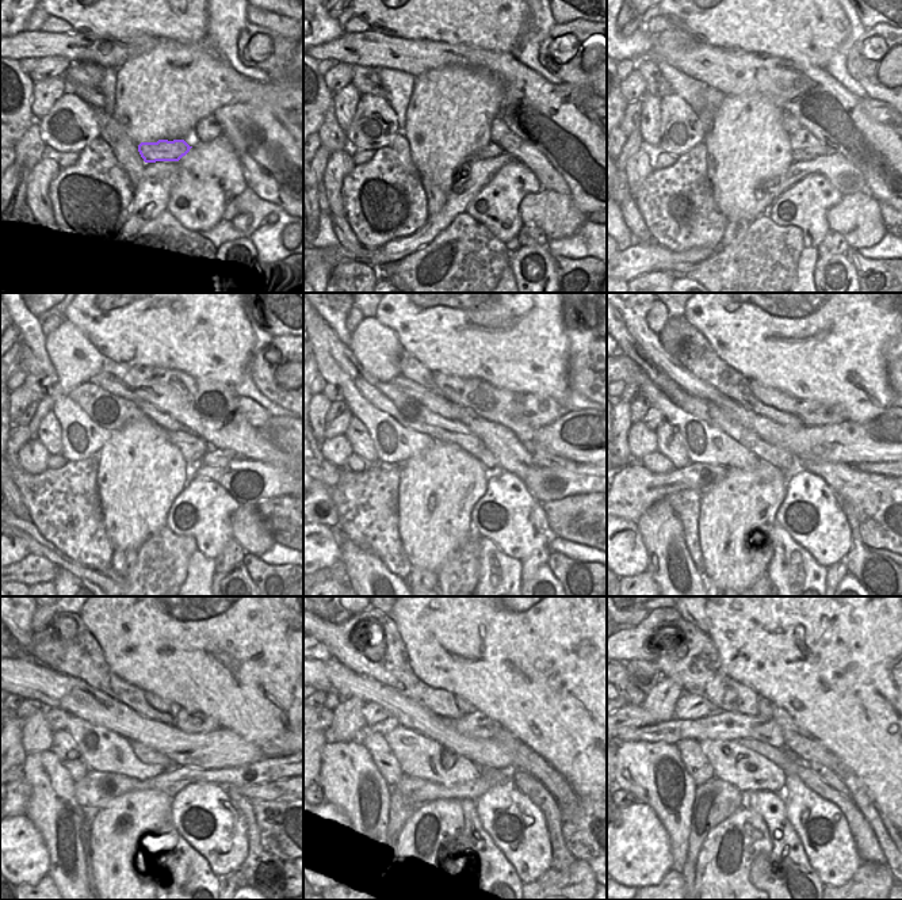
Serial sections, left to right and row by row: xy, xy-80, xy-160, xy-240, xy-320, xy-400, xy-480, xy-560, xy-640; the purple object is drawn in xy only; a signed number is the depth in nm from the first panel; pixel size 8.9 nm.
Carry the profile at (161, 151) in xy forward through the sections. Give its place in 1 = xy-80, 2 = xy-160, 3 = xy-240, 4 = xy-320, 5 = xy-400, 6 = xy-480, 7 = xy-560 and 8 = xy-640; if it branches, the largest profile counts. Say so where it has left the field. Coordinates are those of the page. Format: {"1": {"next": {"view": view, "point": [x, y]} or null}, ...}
{"1": {"next": {"view": "xy-80", "point": [492, 149]}}, "2": {"next": {"view": "xy-160", "point": [807, 153]}}, "3": {"next": {"view": "xy-240", "point": [213, 457]}}, "4": {"next": {"view": "xy-320", "point": [541, 457]}}, "5": {"next": {"view": "xy-400", "point": [879, 468]}}, "6": {"next": null}, "7": {"next": null}, "8": {"next": null}}

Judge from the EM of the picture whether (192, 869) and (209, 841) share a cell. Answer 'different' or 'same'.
different

